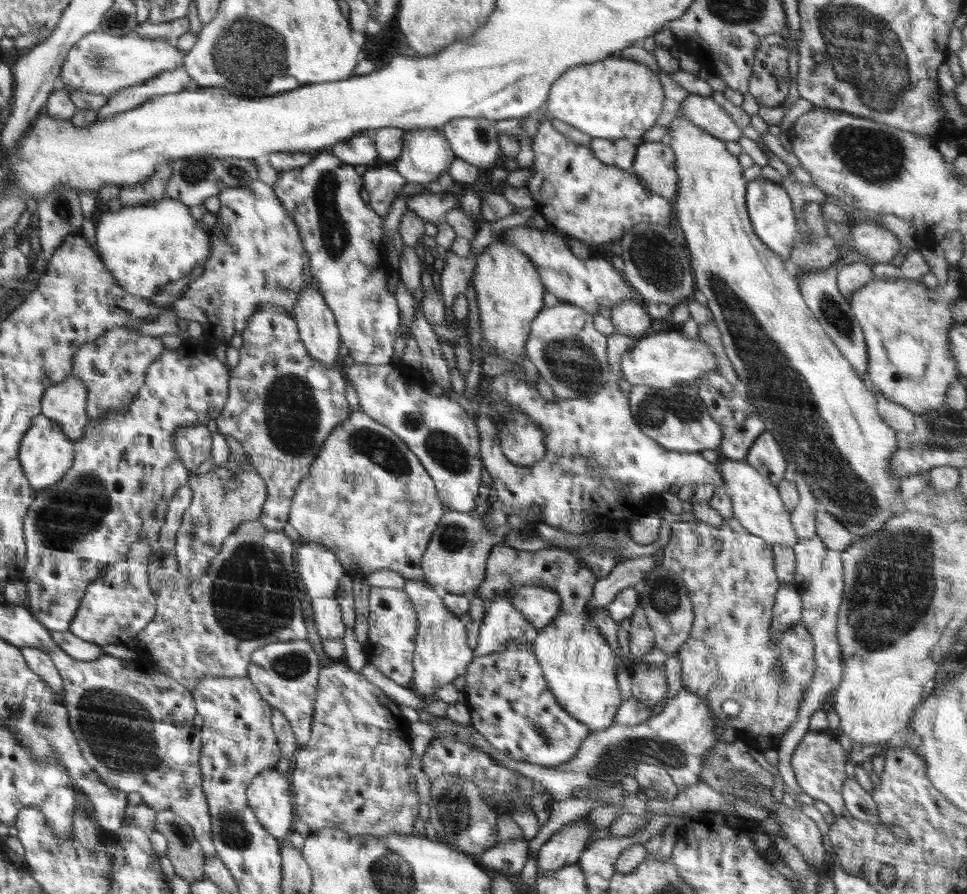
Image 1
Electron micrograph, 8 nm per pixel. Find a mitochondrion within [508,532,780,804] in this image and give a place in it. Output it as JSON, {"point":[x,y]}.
{"point":[612,759]}

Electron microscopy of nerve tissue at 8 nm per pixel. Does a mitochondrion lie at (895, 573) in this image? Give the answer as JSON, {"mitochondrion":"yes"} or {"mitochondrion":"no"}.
{"mitochondrion":"yes"}

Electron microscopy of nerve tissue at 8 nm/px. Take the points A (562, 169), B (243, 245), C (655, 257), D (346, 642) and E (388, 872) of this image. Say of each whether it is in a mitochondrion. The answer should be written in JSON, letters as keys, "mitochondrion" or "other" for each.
{"A":"other","B":"other","C":"mitochondrion","D":"other","E":"mitochondrion"}

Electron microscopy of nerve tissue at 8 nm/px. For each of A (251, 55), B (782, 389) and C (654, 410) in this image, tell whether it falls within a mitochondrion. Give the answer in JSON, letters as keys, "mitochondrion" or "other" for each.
{"A":"mitochondrion","B":"mitochondrion","C":"mitochondrion"}

